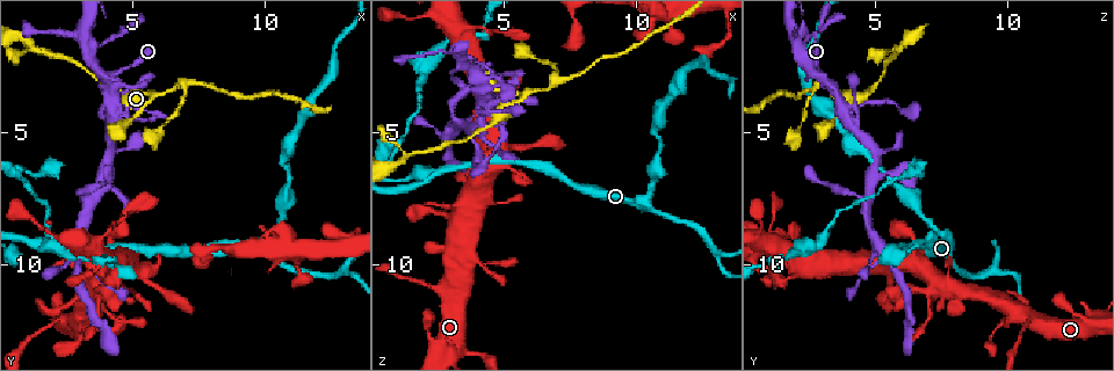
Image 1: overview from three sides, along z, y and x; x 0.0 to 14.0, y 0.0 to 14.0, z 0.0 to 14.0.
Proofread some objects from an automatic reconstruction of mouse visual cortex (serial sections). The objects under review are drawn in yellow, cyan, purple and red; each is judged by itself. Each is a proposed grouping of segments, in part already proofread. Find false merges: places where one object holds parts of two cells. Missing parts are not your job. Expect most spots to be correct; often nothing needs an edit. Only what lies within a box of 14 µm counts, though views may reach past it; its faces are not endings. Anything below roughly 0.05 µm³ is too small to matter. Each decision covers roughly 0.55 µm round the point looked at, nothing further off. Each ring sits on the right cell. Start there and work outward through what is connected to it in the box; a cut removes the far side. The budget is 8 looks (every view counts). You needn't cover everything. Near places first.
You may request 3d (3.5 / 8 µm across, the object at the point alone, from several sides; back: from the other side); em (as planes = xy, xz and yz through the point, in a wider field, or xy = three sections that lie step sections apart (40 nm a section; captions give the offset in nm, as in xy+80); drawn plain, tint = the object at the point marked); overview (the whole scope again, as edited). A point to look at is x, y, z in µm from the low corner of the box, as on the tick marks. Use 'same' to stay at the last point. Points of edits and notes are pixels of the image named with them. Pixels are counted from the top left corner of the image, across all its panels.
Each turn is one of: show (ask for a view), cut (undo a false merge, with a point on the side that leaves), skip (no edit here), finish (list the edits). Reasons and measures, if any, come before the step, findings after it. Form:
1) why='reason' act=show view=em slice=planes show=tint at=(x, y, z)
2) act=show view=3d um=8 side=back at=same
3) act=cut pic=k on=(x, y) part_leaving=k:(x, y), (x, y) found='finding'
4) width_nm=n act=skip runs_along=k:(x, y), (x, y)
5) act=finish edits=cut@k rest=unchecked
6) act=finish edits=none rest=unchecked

why='small branch off a trunk' act=show view=3d um=3.5 at=(3.4, 2.1, 2.2)

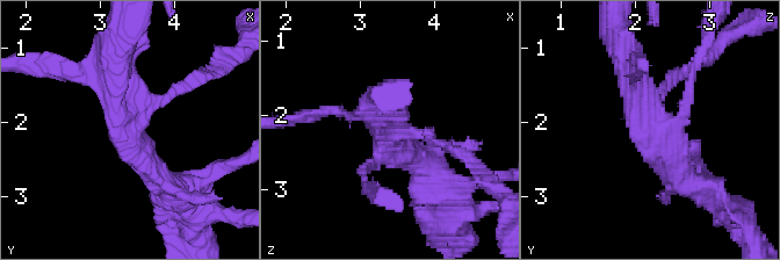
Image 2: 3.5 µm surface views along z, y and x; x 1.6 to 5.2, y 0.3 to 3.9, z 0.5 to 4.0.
arms=4 arm_widths_nm=150,150,400,400 act=show view=em slice=planes show=tint at=(3.35, 2.00, 2.25)

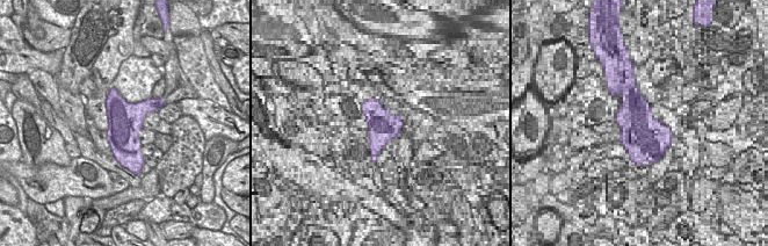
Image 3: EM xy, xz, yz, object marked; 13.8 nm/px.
act=show view=em slice=xy step=1 show=tint at=same

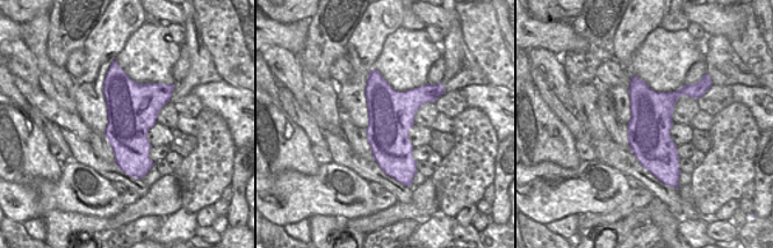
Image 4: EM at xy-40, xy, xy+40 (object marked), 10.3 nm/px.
act=skip runs_along=2:(687, 182), (654, 136), (625, 53) found='continuous, no second cell'

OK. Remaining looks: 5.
why='side arm on a straight run' act=show view=3d um=8 side=back at=(1.3, 1.8, 5.8)

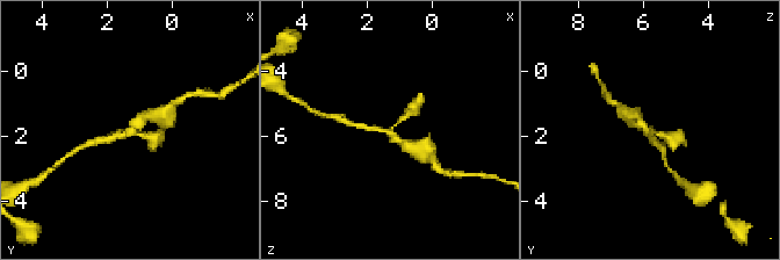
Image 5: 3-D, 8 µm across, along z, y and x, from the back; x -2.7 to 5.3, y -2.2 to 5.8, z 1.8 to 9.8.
why='now the EM' act=show view=em slice=xy step=2 show=tint at=(1.3, 1.9, 5.8)

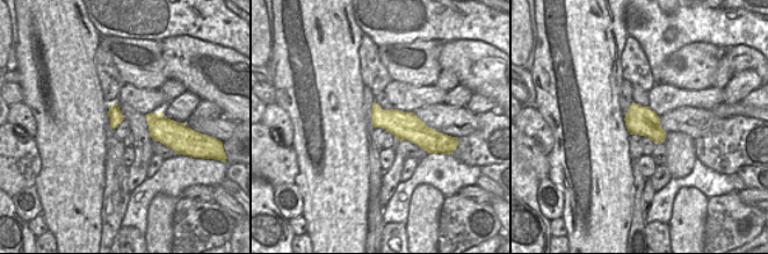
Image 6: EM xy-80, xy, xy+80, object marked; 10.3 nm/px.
width_nm=280 act=skip runs_along=5:(98, 142), (123, 136), (151, 115) found='one cell here'

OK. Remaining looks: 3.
why='a narrow waist' act=show view=3d um=3.5 at=(6.8, 4.0, 2.5)

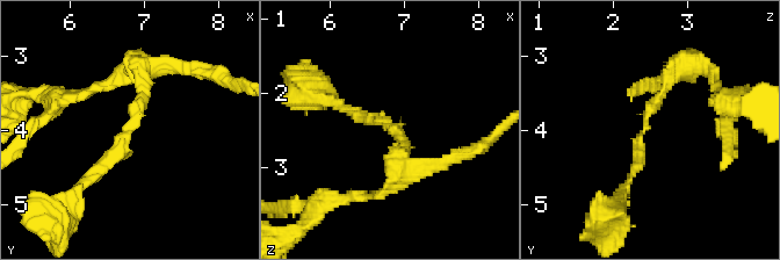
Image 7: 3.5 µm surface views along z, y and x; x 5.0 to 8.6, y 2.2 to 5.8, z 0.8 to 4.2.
act=show view=em slice=xy step=1 show=plain at=(6.85, 3.90, 2.45)

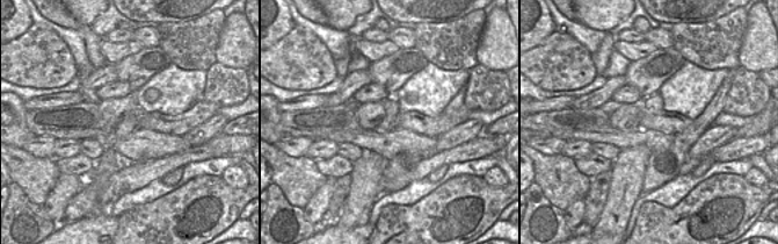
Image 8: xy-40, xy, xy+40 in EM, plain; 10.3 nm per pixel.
why='where the object lies' act=show view=em slice=xy step=1 show=tint at=same

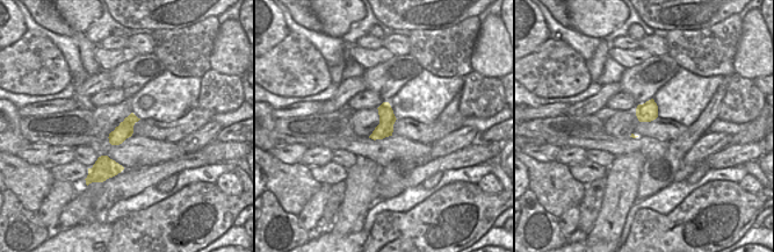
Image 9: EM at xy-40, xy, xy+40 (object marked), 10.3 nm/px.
act=skip runs_along=7:(146, 66), (122, 144), (82, 183) found='all the same cell'

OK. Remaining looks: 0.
act=finish edits=none rest=unchecked

